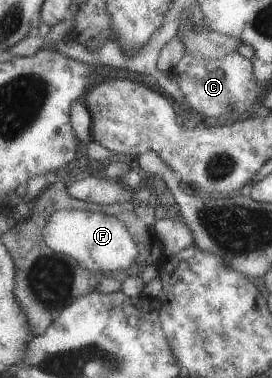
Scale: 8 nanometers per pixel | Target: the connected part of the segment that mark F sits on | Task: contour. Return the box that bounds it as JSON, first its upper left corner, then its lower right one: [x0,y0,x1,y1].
[42,210,137,275]

